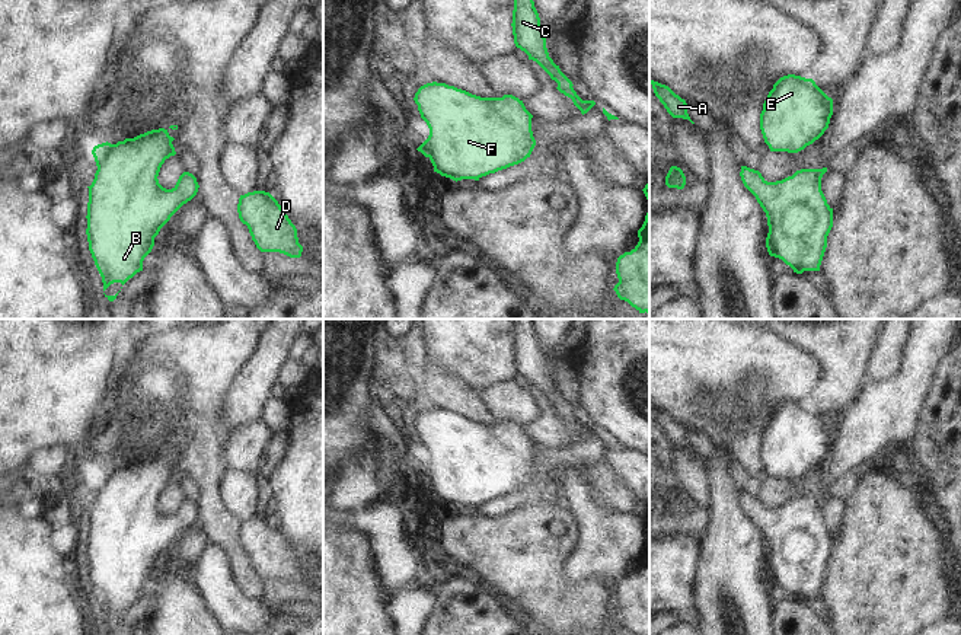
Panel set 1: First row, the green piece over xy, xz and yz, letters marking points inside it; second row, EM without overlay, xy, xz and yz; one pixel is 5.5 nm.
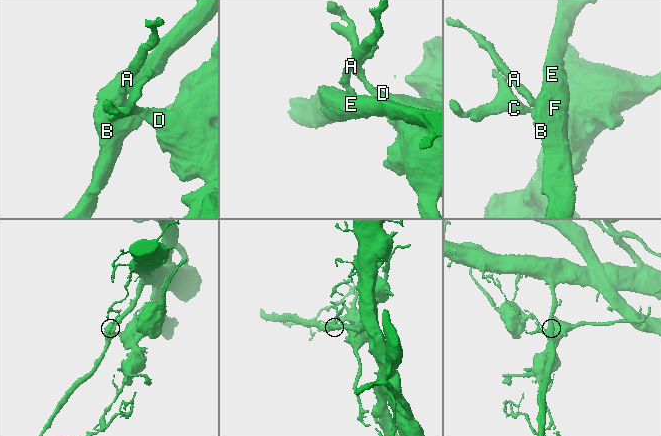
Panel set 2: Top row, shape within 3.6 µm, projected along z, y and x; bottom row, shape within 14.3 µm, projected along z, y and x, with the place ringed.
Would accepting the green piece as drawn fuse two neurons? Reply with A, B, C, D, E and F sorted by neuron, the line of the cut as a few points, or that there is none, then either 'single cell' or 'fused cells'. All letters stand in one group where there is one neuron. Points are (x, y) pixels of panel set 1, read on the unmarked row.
A B C D E F | no cut | single cell

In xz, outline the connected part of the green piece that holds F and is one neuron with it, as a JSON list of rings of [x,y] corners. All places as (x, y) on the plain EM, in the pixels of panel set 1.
[[[427,409],[414,424],[421,444],[430,454],[428,465],[416,475],[428,484],[434,498],[453,507],[475,505],[518,491],[530,484],[536,466],[533,441],[513,421],[480,424],[446,409]]]

